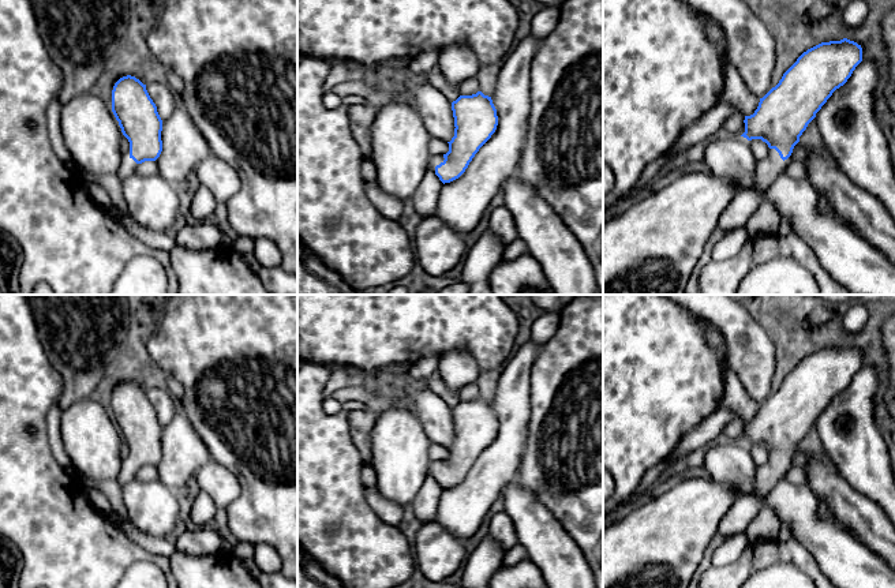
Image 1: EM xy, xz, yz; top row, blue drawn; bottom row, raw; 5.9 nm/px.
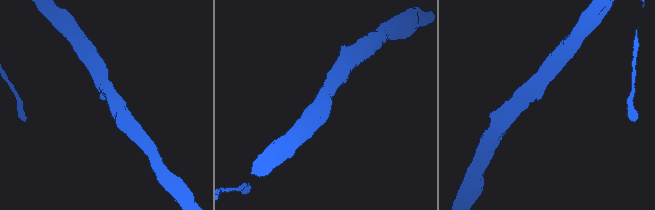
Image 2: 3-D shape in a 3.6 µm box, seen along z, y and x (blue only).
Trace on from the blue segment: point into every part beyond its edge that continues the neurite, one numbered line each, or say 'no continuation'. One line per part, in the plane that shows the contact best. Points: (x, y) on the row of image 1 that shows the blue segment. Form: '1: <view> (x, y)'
1: yz (737, 213)

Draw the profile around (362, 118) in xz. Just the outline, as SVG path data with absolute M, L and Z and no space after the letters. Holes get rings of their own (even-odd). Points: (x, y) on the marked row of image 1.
M348 105L351 131L357 142L364 160L370 160L372 153L372 124L377 117L377 108L367 105Z

